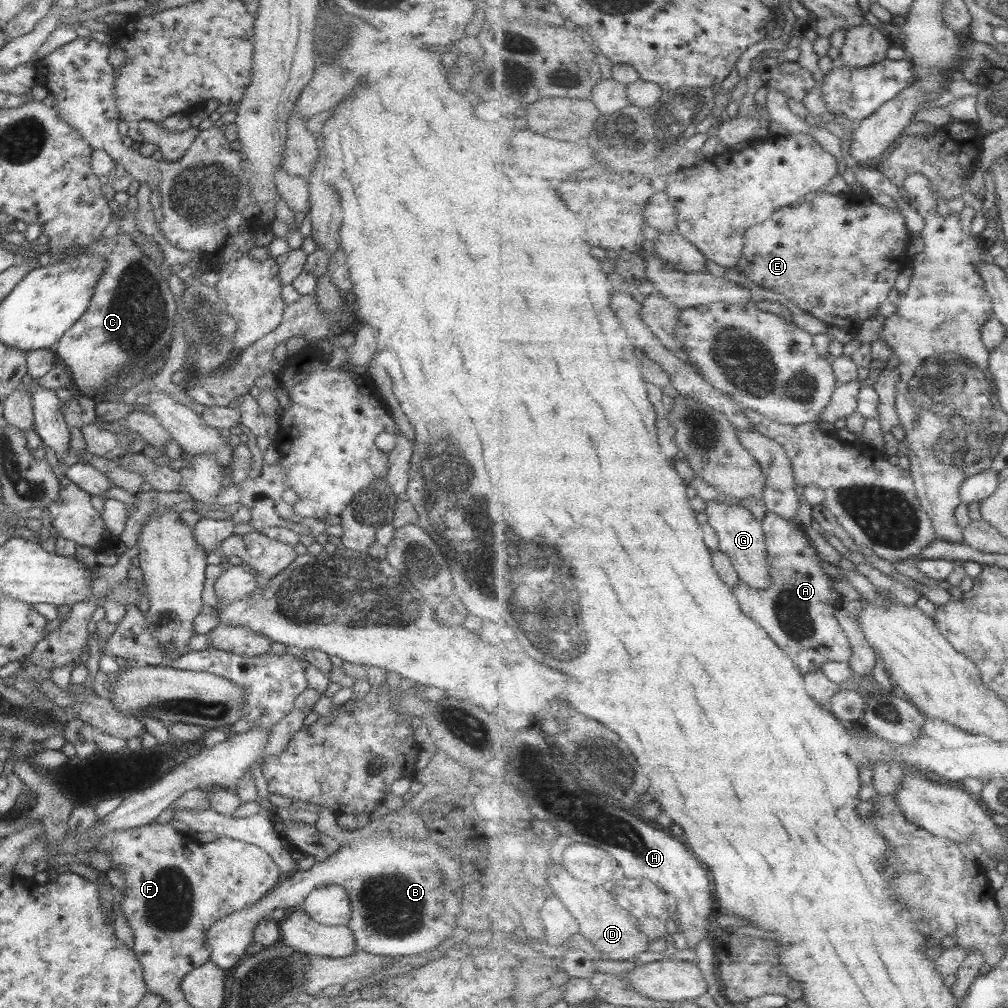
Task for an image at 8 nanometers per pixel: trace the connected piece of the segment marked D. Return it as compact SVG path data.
M551 862L551 870L561 870L561 872L551 872L549 882L573 917L581 922L580 934L588 940L587 947L593 947L599 951L603 958L629 962L635 956L649 951L651 939L641 932L637 918L633 918L633 914L629 914L617 903L611 890L607 891L603 885L593 883L585 883L581 888L581 882L570 872L565 872L563 866L555 866L555 862Z

